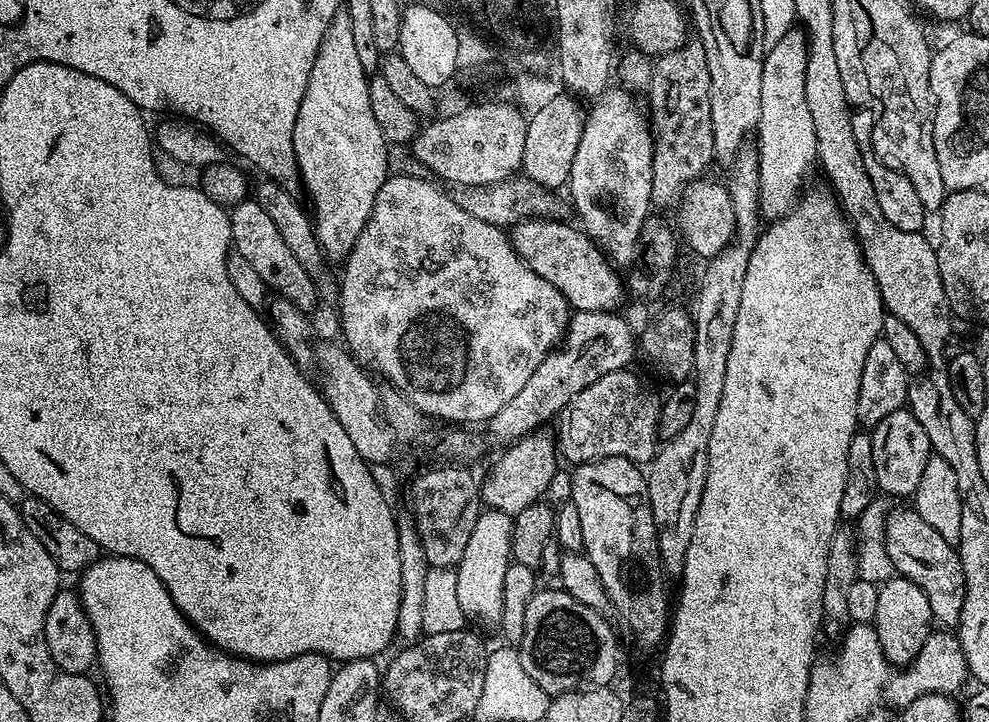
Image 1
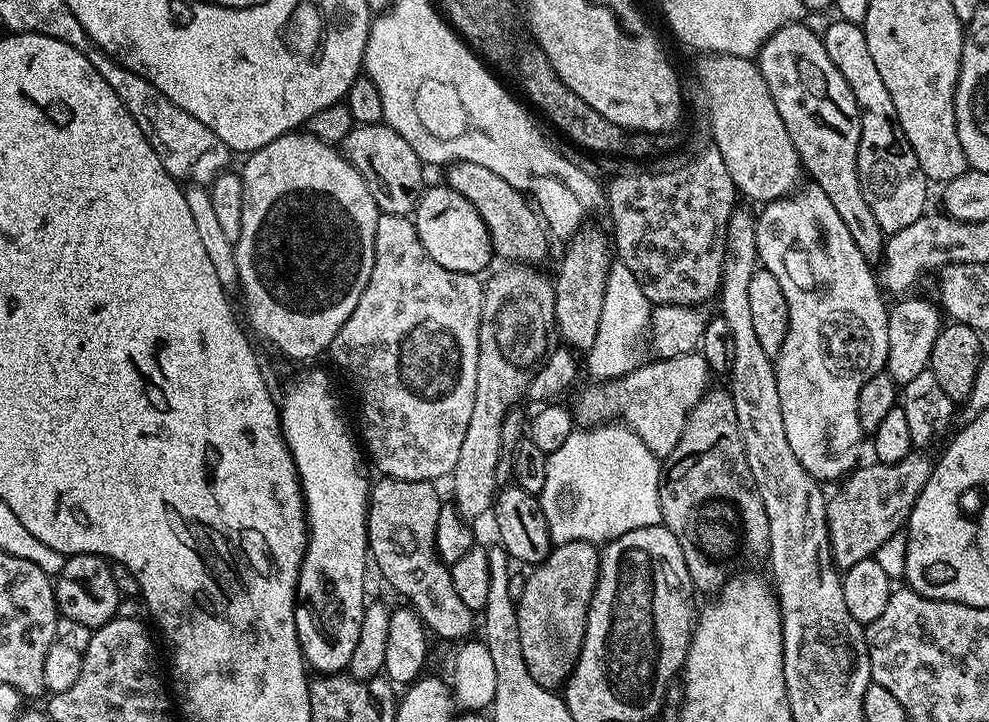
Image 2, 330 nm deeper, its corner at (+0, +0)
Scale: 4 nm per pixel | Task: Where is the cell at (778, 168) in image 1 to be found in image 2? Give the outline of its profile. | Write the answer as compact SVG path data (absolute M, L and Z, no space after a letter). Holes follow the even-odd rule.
M815 182L809 183L809 188L807 186L797 188L789 196L769 200L761 208L764 209L759 209L756 217L759 263L766 270L770 270L770 274L774 274L774 278L778 278L778 286L782 286L782 294L786 294L786 306L788 307L786 338L782 342L782 350L774 357L776 381L778 382L778 402L782 402L782 423L786 430L786 439L790 441L790 450L794 450L798 462L802 462L804 469L814 479L821 482L836 479L839 481L841 478L847 477L848 473L857 467L858 461L856 459L860 456L862 433L858 422L858 394L869 378L885 371L888 362L889 305L884 304L886 296L878 283L878 276L873 265L864 257L862 250L858 250L858 246L854 246L854 238L850 238L850 230L846 230L846 222L842 222L838 210L834 210L830 198L826 198L824 191Z

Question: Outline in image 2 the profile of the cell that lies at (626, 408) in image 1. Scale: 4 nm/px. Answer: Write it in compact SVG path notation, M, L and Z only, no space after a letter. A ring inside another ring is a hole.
M699 351L678 354L678 358L649 359L639 368L616 380L592 382L580 392L574 405L574 416L581 425L595 426L601 422L623 422L632 429L657 458L667 458L678 446L690 410L710 387L708 364Z

